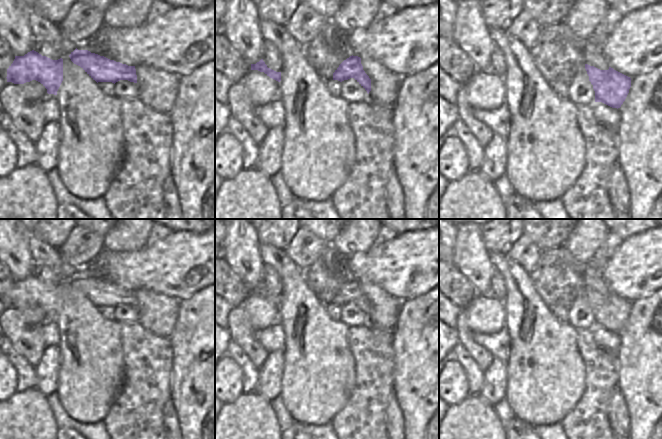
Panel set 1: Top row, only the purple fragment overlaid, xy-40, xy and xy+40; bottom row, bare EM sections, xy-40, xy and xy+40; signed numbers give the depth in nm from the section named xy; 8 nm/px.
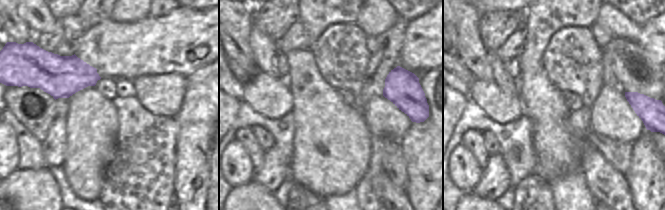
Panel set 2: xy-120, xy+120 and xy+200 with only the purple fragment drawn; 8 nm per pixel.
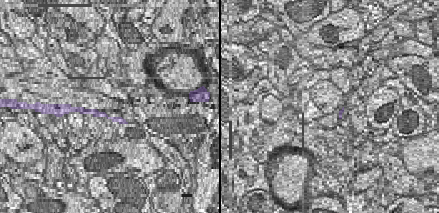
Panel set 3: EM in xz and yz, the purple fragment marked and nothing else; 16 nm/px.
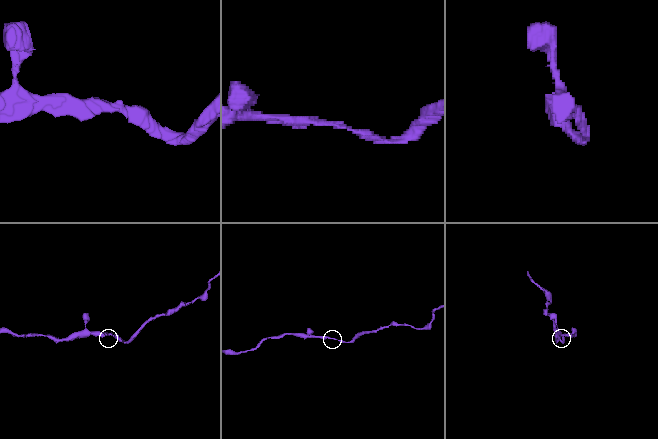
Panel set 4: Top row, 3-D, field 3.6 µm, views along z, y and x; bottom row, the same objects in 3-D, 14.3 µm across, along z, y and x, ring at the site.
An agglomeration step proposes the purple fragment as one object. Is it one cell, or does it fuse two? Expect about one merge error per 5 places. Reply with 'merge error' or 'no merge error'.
no merge error

